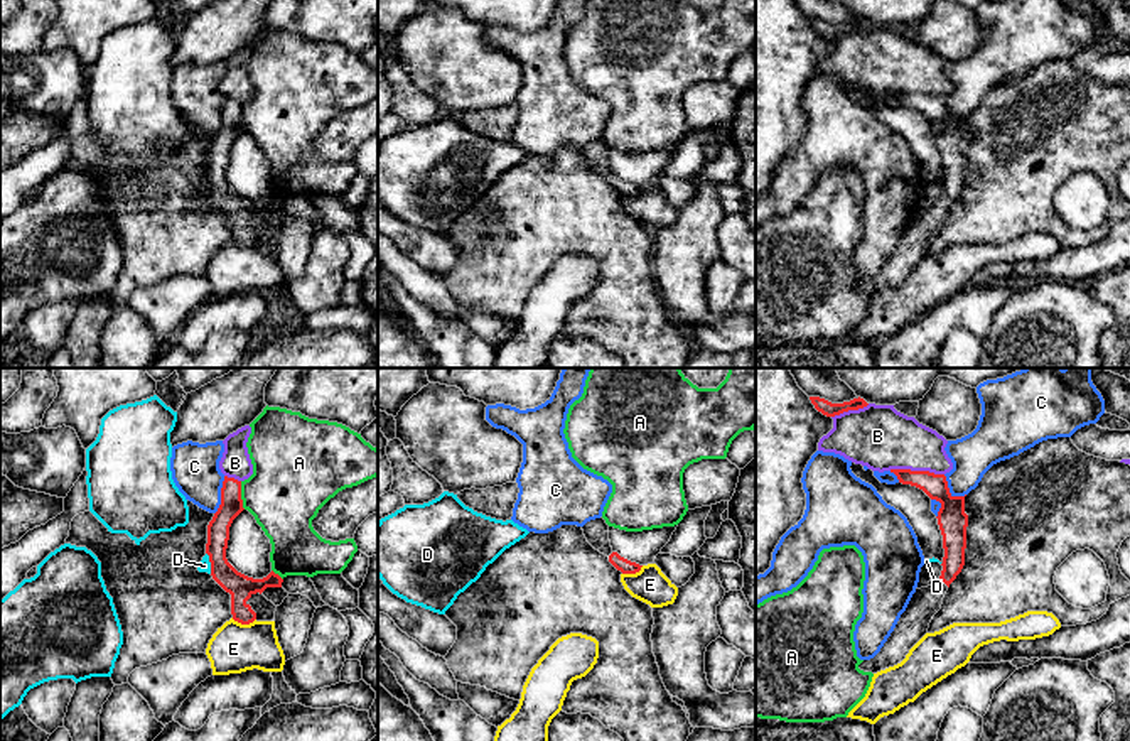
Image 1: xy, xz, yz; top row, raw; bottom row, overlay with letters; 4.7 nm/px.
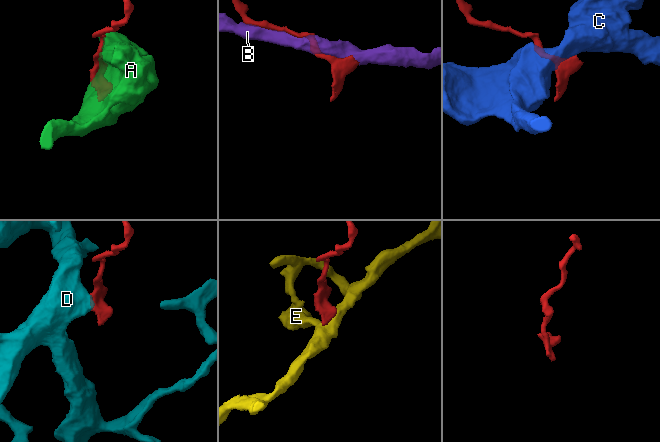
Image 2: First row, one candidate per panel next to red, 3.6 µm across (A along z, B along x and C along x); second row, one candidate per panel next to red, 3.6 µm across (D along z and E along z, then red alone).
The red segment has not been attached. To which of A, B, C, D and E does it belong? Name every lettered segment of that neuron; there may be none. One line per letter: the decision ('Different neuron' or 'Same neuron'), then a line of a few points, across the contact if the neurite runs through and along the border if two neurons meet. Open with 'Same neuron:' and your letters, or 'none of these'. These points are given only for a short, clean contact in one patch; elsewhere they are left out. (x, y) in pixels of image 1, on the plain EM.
Same neuron: none of these
A: Different neuron
B: Different neuron
C: Different neuron
D: Different neuron. Line: xy (206, 174), (211, 194)
E: Different neuron. Line: xy (231, 240), (242, 245), (255, 242)

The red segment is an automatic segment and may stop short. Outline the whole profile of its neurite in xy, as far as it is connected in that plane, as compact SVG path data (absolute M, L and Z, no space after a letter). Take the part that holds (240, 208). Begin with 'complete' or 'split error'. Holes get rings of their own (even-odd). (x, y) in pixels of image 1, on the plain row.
complete | M224 98L221 127L207 147L206 176L209 177L213 201L231 216L233 241L250 246L256 241L256 235L246 223L256 214L261 216L266 209L282 209L283 201L273 192L263 201L253 201L238 194L228 184L229 149L243 132L241 103Z

